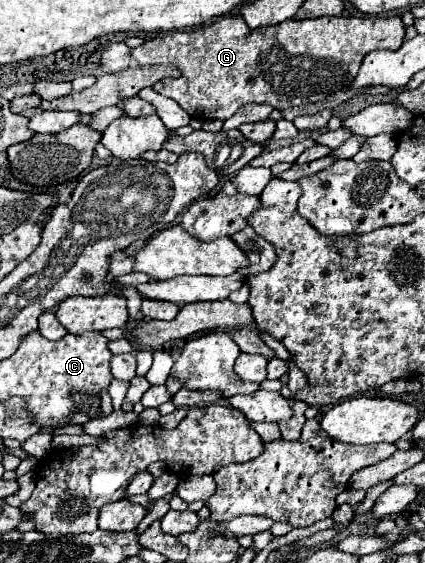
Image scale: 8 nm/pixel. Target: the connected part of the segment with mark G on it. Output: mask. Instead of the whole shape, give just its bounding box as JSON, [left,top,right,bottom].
[131,16,405,120]

